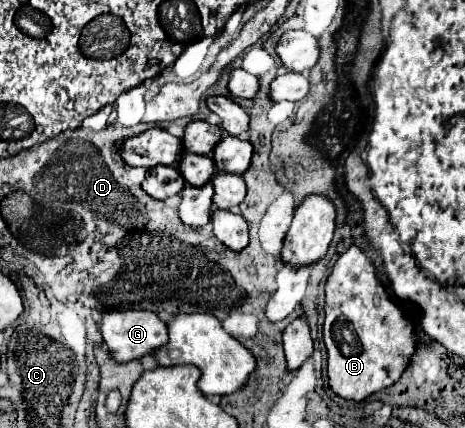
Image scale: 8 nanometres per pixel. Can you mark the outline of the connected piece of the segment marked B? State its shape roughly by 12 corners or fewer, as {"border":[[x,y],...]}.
{"border":[[359,245],[325,285],[331,389],[393,385],[415,353],[407,309]]}

